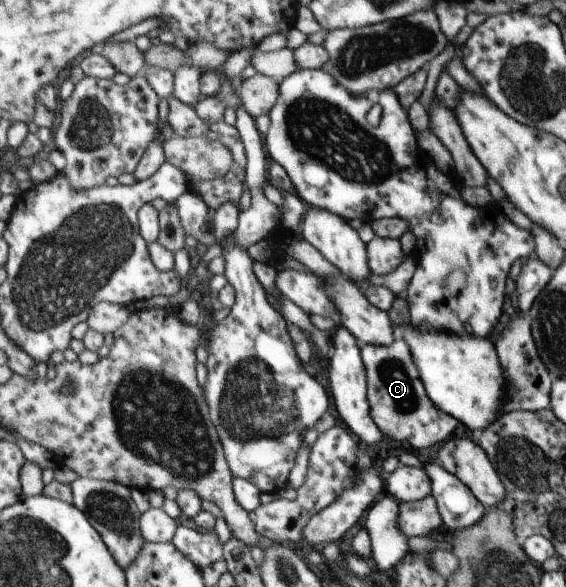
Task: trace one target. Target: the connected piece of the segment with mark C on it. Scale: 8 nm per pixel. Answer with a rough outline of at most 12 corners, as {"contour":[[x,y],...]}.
{"contour":[[396,337],[364,344],[374,422],[415,450],[447,440],[457,420],[430,398]]}

